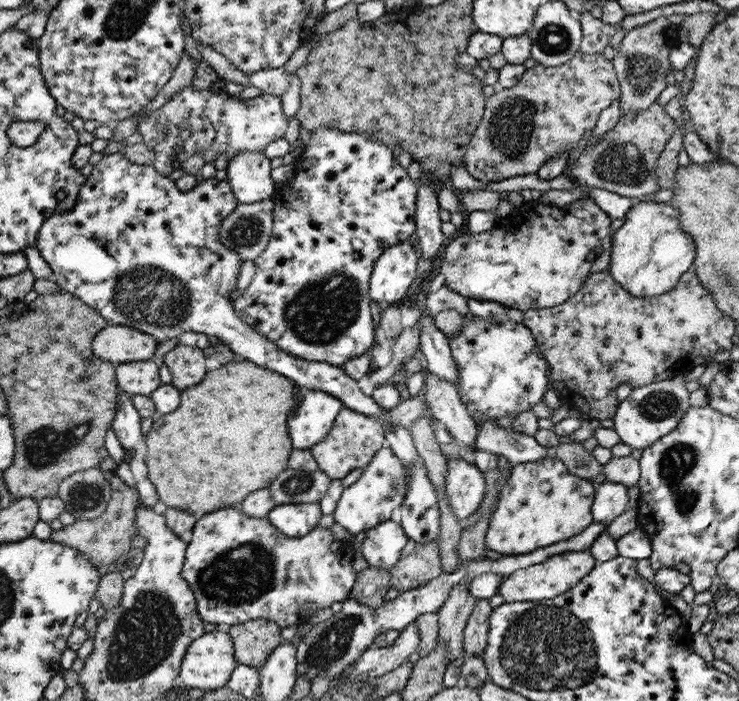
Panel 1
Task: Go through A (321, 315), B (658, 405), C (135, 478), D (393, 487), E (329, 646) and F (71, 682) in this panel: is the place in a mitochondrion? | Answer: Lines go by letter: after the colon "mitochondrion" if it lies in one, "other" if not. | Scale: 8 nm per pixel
A: mitochondrion
B: mitochondrion
C: other
D: mitochondrion
E: mitochondrion
F: other

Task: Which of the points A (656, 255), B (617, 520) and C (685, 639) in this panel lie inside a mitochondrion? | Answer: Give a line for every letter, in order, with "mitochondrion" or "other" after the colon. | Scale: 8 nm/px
A: other
B: other
C: other

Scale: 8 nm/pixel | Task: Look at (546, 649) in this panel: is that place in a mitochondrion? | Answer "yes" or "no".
yes

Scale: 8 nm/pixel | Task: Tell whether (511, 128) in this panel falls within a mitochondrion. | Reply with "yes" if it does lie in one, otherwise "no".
yes

